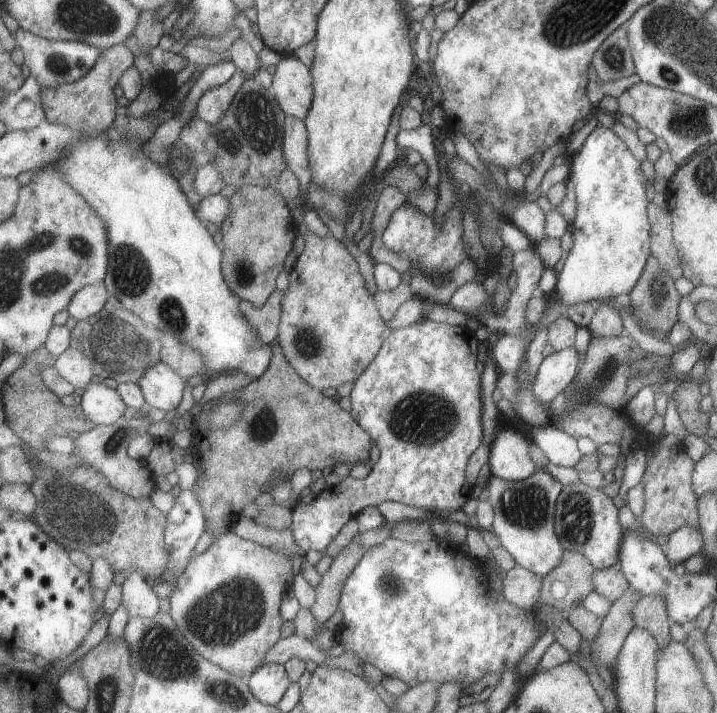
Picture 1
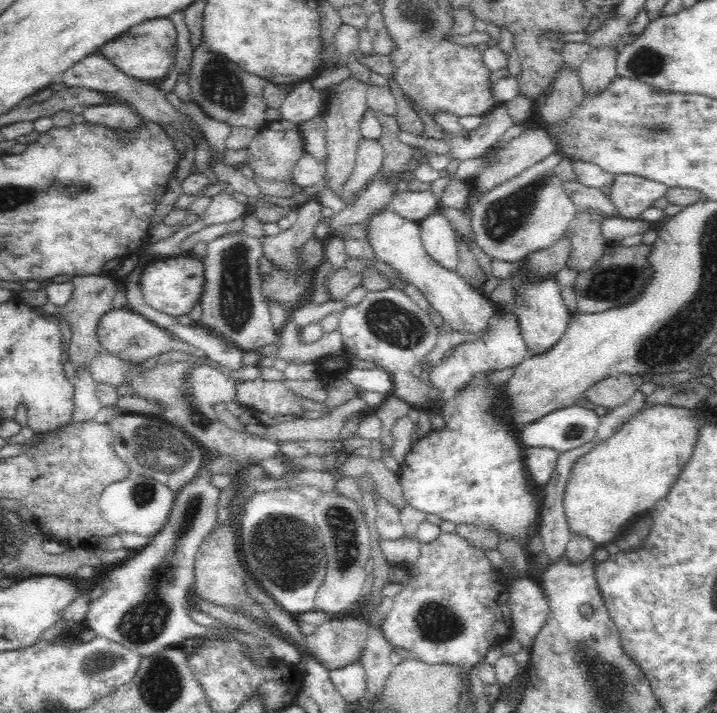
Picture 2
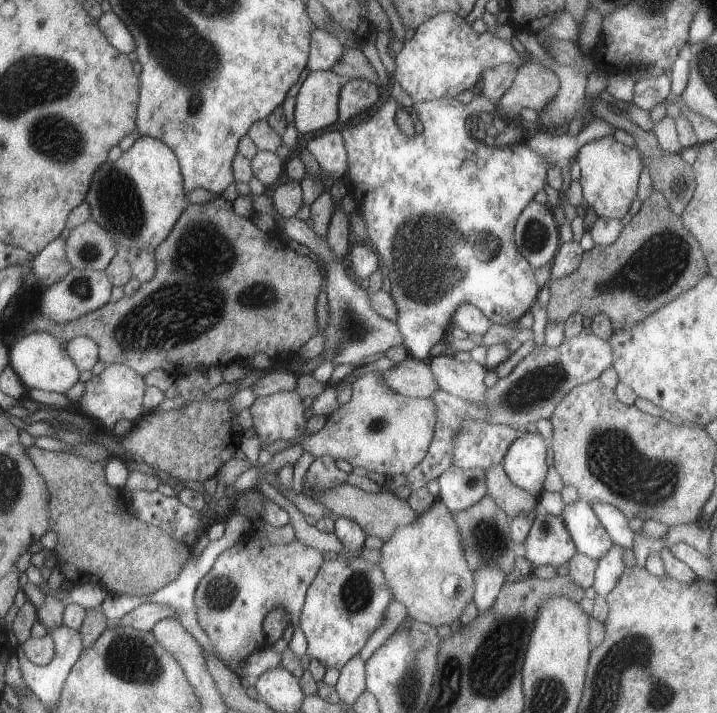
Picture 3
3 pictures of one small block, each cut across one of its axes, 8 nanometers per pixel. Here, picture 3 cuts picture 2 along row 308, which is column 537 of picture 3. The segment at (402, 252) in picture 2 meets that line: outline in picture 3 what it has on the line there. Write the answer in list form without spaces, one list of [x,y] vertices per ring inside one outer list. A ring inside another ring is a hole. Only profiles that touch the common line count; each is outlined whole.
[[[521,431],[521,435],[510,445],[502,466],[508,478],[522,490],[537,498],[544,492],[547,475],[547,443],[540,433]]]

